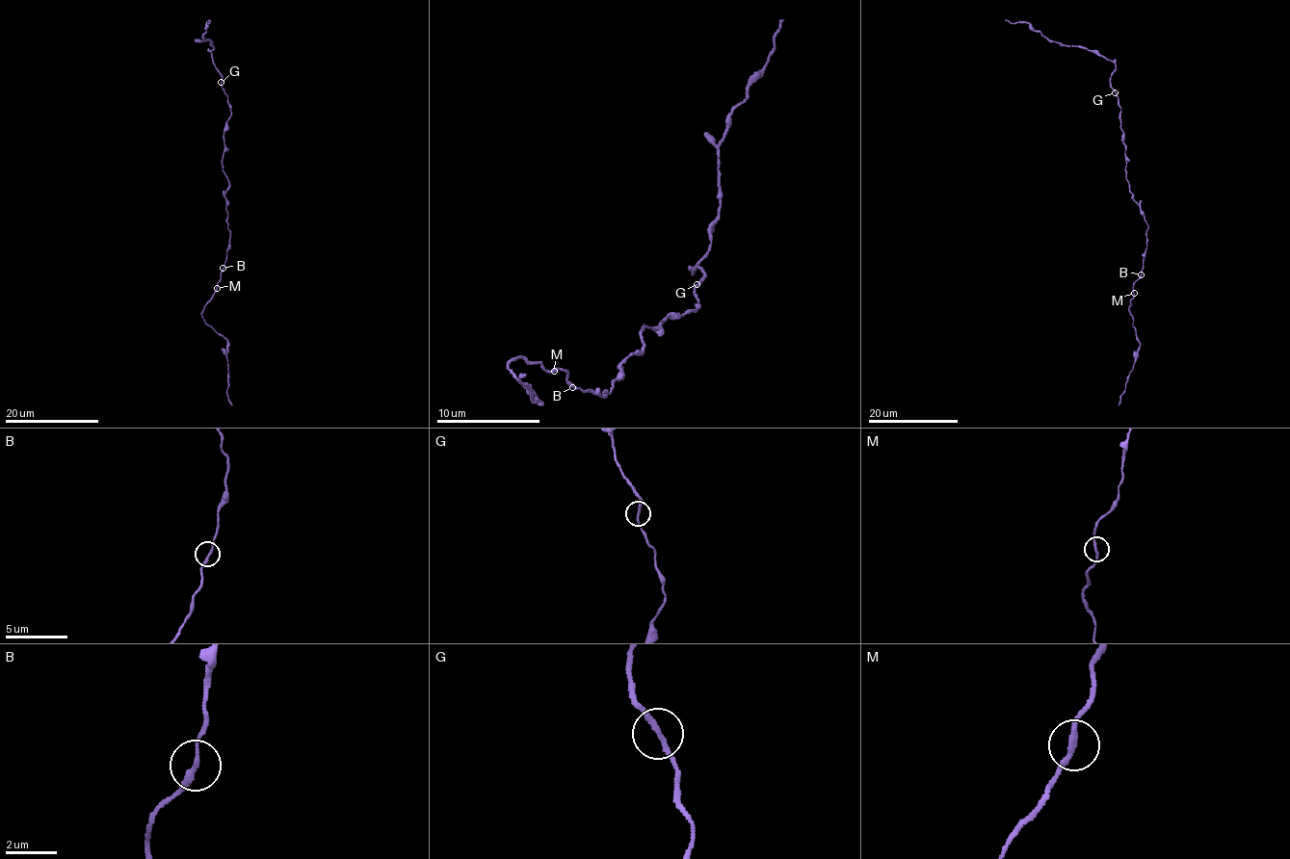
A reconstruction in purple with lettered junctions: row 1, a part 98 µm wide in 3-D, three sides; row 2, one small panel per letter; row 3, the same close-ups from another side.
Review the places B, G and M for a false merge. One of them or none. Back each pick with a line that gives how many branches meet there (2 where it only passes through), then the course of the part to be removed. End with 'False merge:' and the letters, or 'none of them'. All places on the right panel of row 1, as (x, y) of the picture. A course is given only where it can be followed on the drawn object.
False merge: none of them

